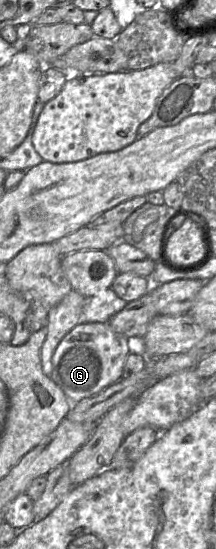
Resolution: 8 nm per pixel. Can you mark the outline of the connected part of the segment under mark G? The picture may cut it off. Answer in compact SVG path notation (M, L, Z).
M78 323L58 344L50 378L71 403L92 397L122 378L126 357L139 341L115 332L108 323Z

